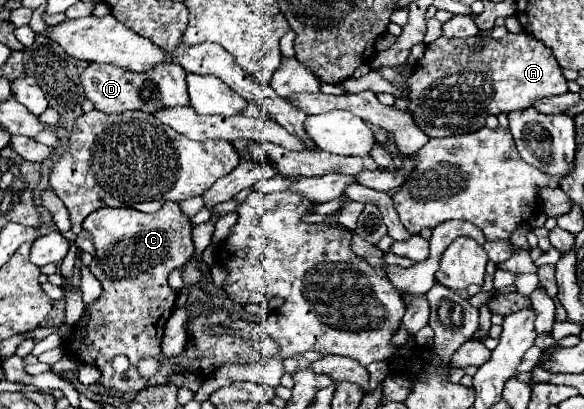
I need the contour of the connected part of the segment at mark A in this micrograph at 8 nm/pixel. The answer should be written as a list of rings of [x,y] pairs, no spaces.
[[[509,33],[503,39],[479,35],[467,39],[439,37],[427,45],[423,59],[417,61],[413,75],[409,77],[409,113],[415,125],[427,137],[449,137],[479,131],[489,115],[523,111],[533,107],[533,103],[541,101],[543,97],[555,97],[561,93],[567,93],[567,79],[563,77],[555,55],[529,33]]]

